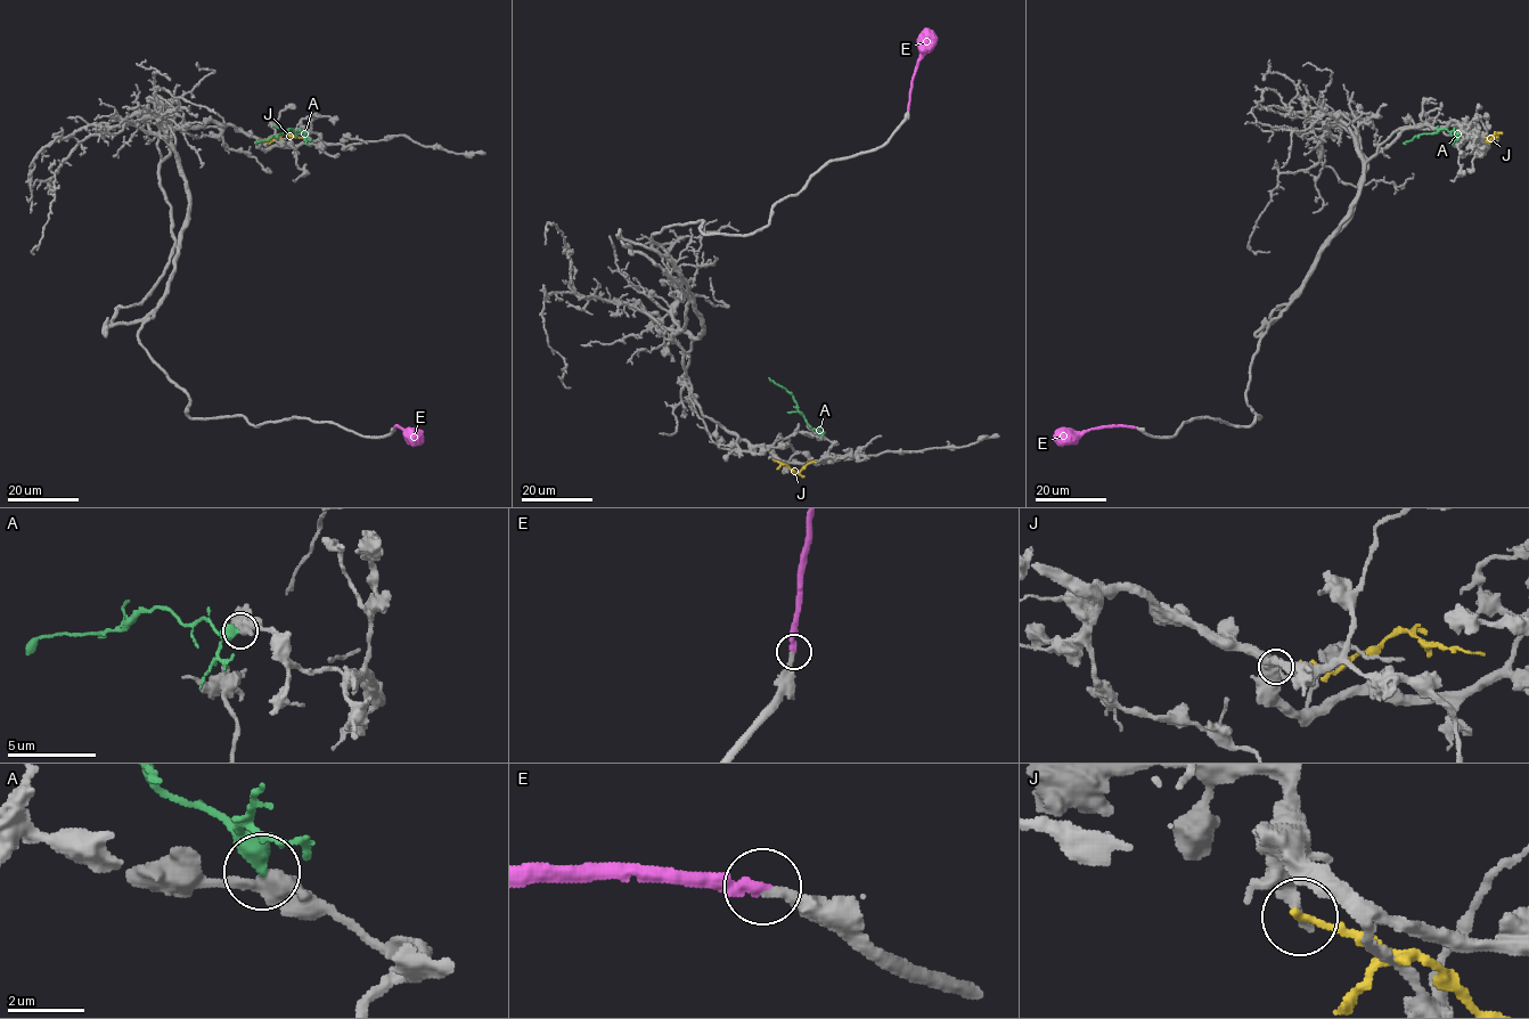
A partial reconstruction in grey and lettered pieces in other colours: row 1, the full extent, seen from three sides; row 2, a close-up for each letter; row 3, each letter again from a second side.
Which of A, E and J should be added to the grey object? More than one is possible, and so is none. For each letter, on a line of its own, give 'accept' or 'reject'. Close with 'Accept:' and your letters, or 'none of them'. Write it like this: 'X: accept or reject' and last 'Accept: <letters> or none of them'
A: reject
E: accept
J: reject
Accept: E

